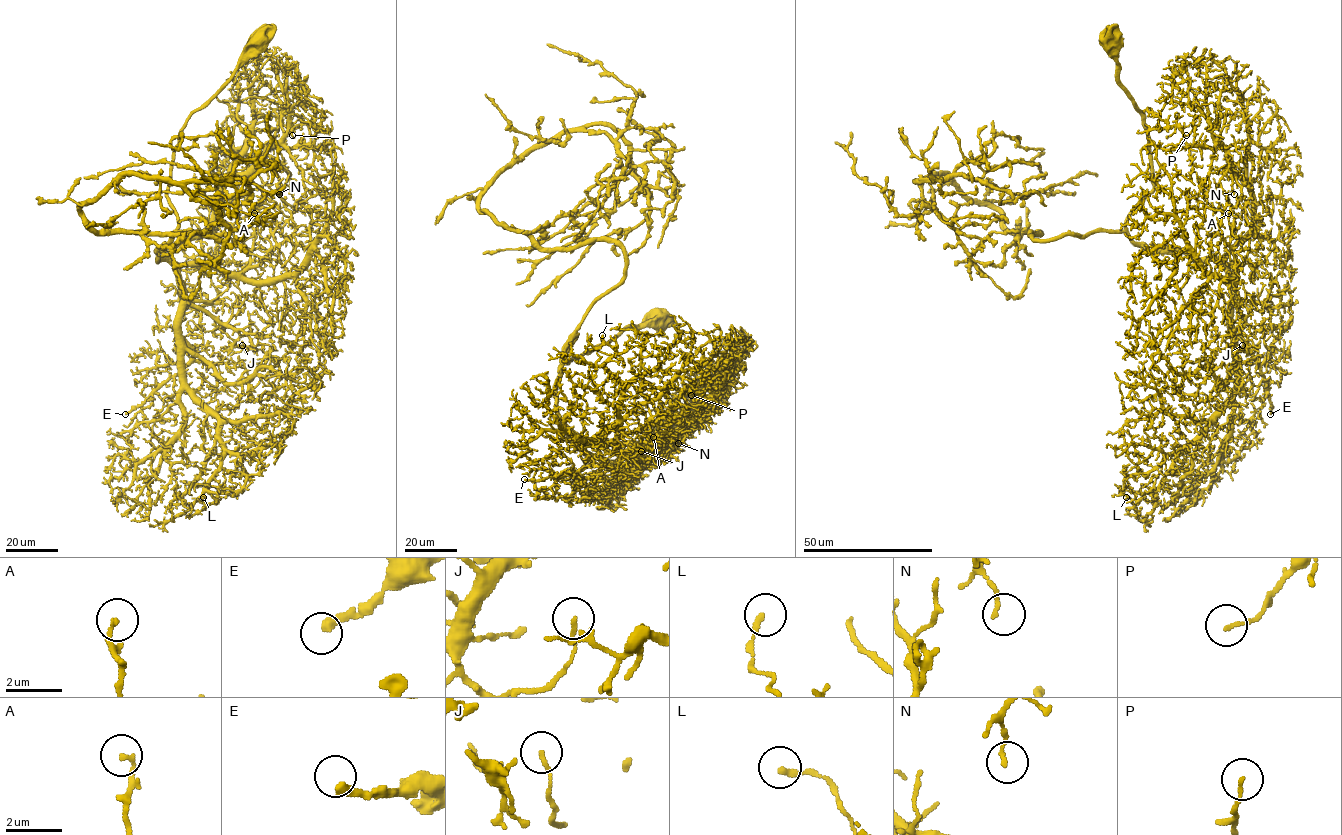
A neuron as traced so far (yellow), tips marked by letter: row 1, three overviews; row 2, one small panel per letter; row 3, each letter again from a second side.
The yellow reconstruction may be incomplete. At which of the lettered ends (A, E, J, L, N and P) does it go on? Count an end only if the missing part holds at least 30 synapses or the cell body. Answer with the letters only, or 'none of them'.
E

